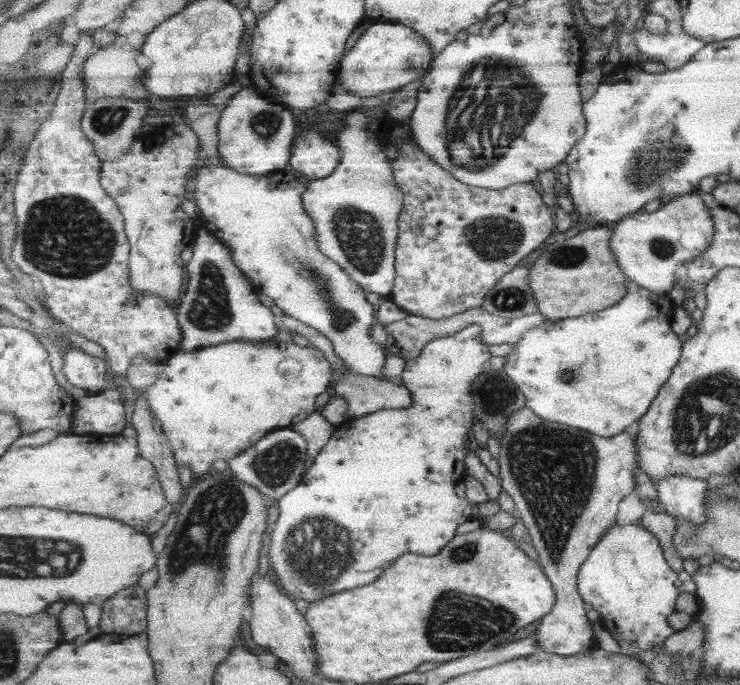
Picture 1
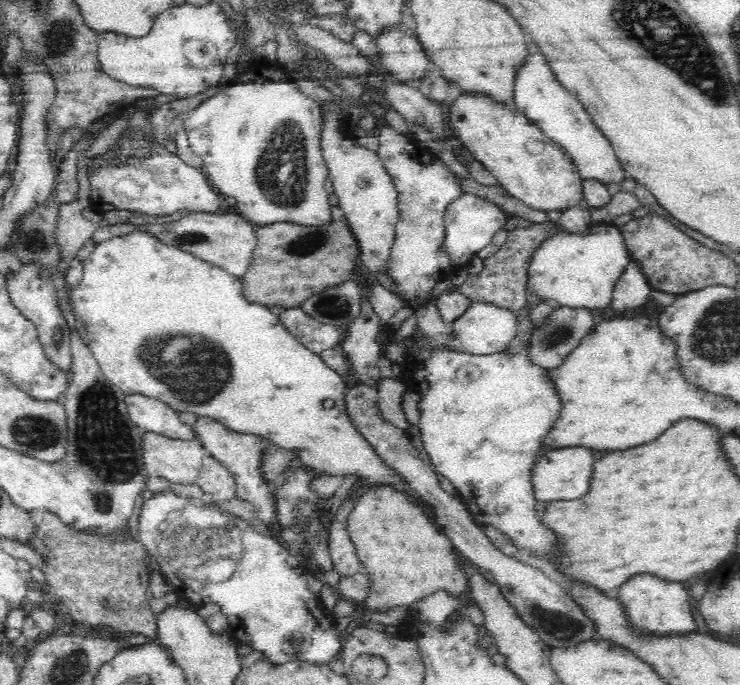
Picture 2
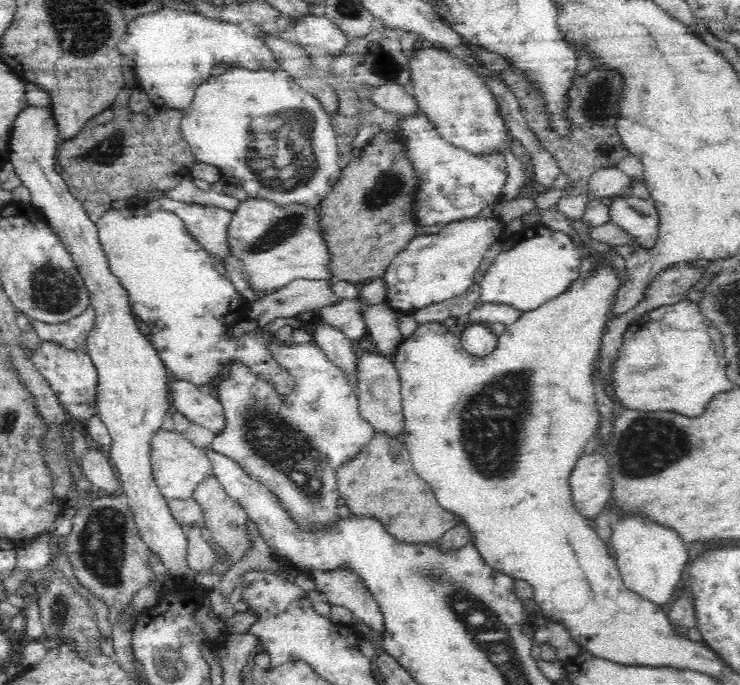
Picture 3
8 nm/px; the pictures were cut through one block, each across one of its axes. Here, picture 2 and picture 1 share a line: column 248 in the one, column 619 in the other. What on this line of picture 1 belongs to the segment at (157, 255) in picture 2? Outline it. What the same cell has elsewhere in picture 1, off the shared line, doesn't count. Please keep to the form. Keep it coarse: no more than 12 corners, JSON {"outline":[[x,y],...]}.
{"outline":[[667,296],[542,324],[503,370],[541,418],[605,438],[677,364]]}

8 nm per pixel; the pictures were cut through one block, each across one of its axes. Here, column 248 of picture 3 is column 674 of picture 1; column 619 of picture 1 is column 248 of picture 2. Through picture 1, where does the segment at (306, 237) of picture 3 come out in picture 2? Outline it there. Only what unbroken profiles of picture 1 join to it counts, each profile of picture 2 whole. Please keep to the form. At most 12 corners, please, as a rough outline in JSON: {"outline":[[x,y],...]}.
{"outline":[[239,212],[185,213],[146,233],[241,278],[257,225]]}

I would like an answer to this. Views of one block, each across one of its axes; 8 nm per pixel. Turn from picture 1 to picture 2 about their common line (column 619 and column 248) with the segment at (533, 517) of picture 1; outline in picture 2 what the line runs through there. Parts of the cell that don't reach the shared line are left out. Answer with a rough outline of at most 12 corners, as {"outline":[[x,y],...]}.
{"outline":[[197,417],[206,453],[235,478],[237,497],[254,504],[265,524],[277,520],[260,476],[264,448],[238,433]]}

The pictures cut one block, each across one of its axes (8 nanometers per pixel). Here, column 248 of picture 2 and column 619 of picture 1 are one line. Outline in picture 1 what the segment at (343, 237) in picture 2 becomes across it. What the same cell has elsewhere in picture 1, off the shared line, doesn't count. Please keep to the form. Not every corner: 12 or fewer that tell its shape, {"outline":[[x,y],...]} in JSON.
{"outline":[[613,230],[556,240],[531,268],[541,314],[577,318],[625,295]]}

